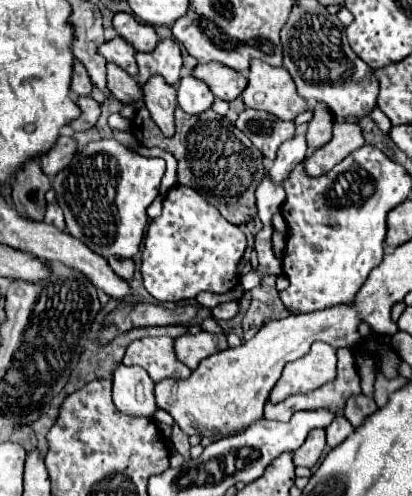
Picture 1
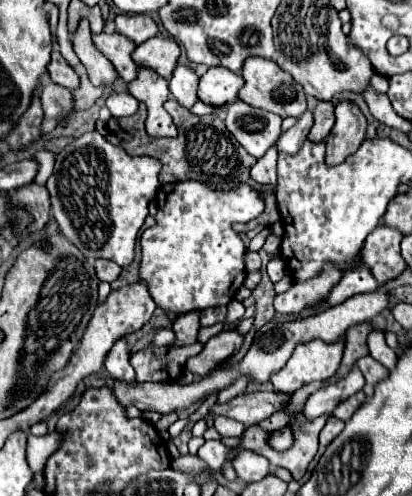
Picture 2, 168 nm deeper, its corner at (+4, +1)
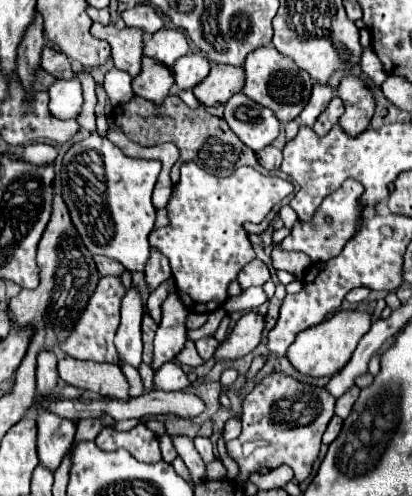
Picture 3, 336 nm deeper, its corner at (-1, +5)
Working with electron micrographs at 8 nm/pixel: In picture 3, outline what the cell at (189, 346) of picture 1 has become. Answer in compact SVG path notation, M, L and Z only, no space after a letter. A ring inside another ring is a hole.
M248 311L234 325L232 335L224 343L220 343L214 359L228 361L228 359L240 359L248 355L260 343L262 331L264 331L264 315L256 311Z

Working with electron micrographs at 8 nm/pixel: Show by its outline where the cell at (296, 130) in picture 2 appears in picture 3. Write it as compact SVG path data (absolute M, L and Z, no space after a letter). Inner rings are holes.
M316 83L312 89L312 97L308 101L308 105L304 107L304 111L300 113L300 123L302 125L314 125L314 121L318 119L318 115L328 107L328 103L332 101L332 97L336 95L336 91L326 83Z

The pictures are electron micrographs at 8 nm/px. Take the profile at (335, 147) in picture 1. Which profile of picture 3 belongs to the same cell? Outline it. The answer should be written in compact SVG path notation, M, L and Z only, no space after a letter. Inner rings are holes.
M346 75L342 77L336 93L346 107L344 115L340 117L340 125L346 133L360 135L370 125L370 119L376 109L376 101L370 87L366 85L366 81L354 75Z

